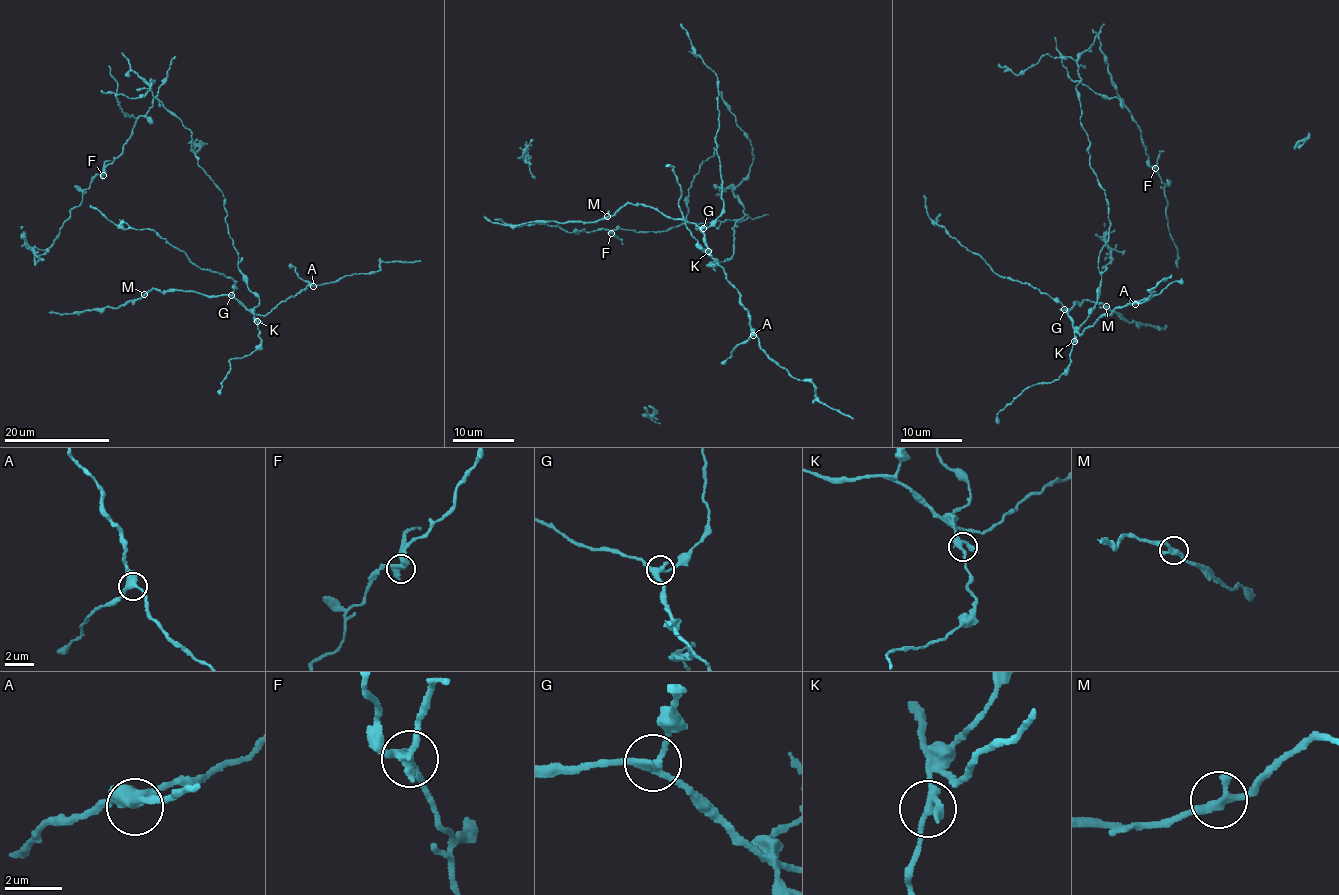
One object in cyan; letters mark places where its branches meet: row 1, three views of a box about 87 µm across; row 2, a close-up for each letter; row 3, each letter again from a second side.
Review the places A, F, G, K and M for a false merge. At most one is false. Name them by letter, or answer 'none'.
G

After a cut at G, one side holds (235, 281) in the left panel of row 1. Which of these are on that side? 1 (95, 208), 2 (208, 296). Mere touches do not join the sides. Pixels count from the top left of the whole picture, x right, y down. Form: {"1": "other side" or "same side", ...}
{"1": "same side", "2": "other side"}

